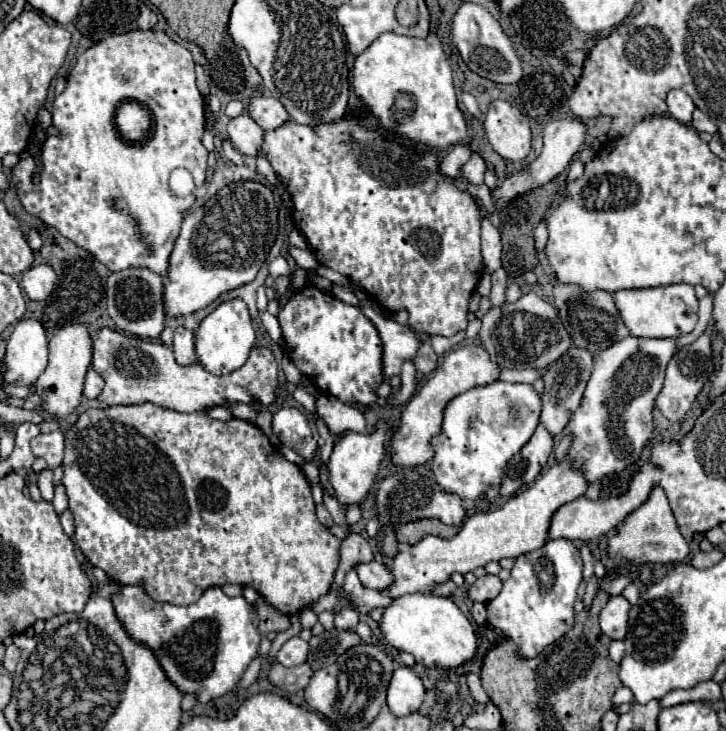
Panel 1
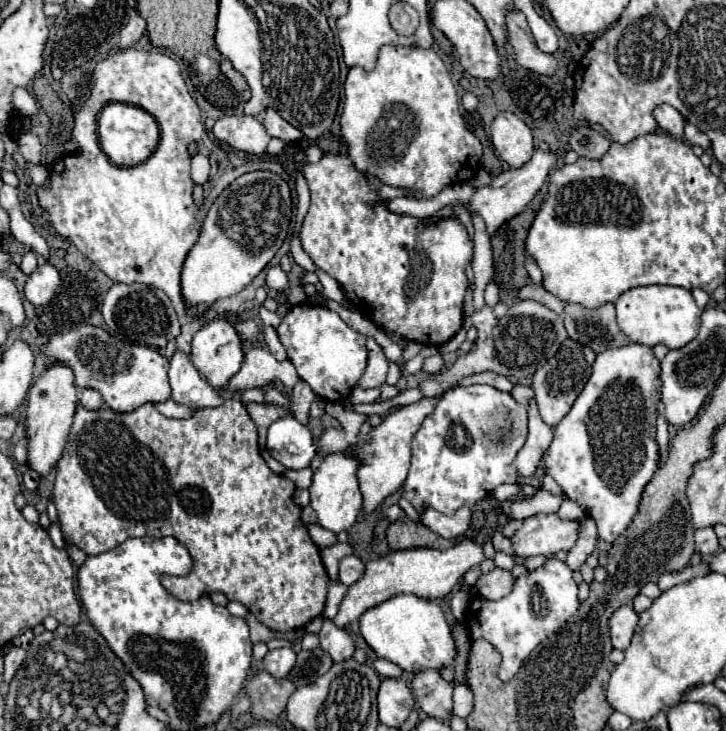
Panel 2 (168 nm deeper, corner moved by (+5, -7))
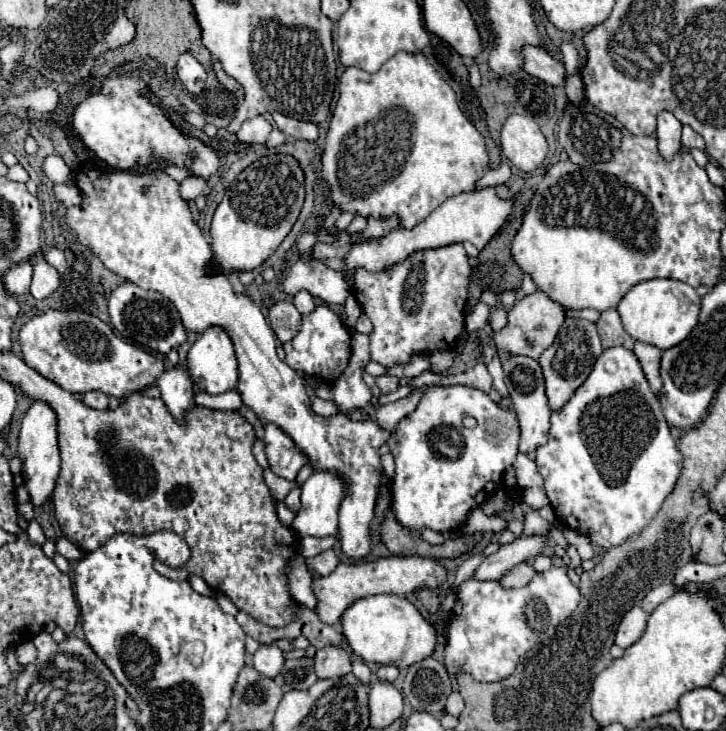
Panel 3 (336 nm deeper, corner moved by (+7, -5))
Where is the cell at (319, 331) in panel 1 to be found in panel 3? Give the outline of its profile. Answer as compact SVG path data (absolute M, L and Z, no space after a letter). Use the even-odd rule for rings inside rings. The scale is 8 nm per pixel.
M317 305L313 313L303 315L303 325L299 335L285 343L285 361L295 371L303 371L307 375L321 375L327 383L333 383L347 367L351 357L351 333L343 327L341 319L327 307Z

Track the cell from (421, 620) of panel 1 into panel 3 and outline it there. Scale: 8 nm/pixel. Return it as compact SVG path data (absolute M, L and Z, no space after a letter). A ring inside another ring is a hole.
M373 595L355 601L341 615L341 633L353 653L367 665L395 665L399 669L407 669L429 657L437 643L433 625L427 623L413 603L397 595Z

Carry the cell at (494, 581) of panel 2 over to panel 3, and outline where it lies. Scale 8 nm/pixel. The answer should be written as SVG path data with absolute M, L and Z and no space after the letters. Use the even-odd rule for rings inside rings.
M525 561L525 563L519 563L517 567L513 567L503 579L501 579L501 585L503 587L523 587L527 585L533 577L535 577L535 569L531 565L531 561Z

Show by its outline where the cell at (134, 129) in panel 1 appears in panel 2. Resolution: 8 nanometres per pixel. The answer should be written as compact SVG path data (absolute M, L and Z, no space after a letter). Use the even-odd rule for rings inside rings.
M109 103L103 107L99 119L97 119L97 135L99 135L99 145L103 153L121 167L133 167L149 159L149 155L155 151L157 141L159 141L159 125L149 115L145 109L135 107L135 105L125 105L125 103Z

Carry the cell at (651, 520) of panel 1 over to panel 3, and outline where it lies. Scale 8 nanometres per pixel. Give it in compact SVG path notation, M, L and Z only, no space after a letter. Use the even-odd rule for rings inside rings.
M637 341L633 353L635 353L635 357L639 359L639 363L641 363L641 367L643 367L643 373L645 373L645 377L647 377L651 389L659 395L659 389L661 389L661 385L663 385L663 381L661 381L661 377L659 377L661 349Z

